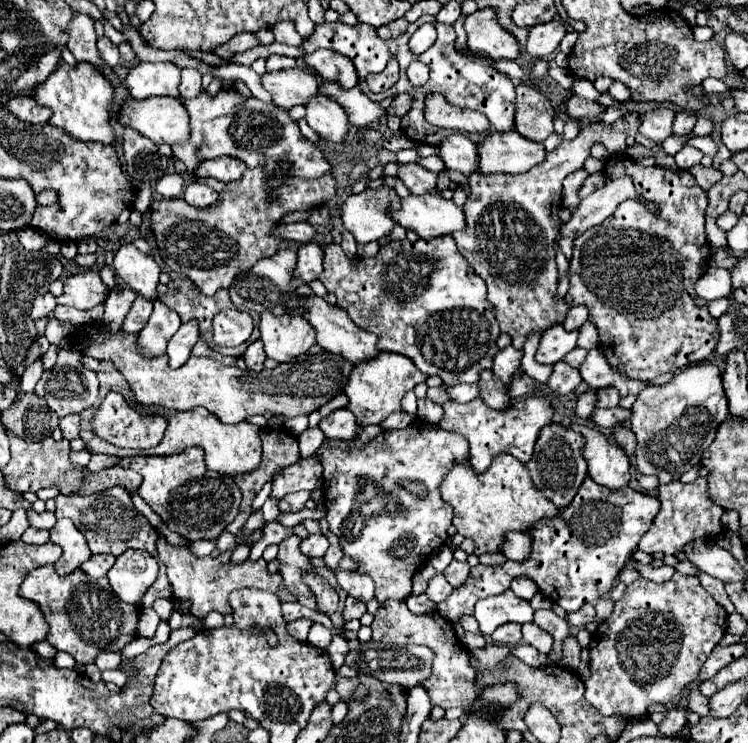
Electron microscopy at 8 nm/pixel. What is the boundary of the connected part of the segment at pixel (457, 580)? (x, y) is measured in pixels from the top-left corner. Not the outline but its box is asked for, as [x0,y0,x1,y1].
[443,560,469,588]

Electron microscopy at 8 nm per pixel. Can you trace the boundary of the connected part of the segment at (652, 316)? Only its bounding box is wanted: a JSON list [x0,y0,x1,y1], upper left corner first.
[565,152,719,382]

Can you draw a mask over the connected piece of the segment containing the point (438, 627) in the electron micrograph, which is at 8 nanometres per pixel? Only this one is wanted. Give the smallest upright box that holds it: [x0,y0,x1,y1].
[371,600,475,708]

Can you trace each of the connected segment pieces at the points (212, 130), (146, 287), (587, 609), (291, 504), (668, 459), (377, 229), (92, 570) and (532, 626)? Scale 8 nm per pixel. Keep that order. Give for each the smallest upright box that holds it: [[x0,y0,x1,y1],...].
[[173,90,331,190],[113,244,161,302],[565,604,595,628],[279,491,310,512],[631,362,729,484],[341,190,399,244],[81,554,117,578],[523,622,553,654]]

